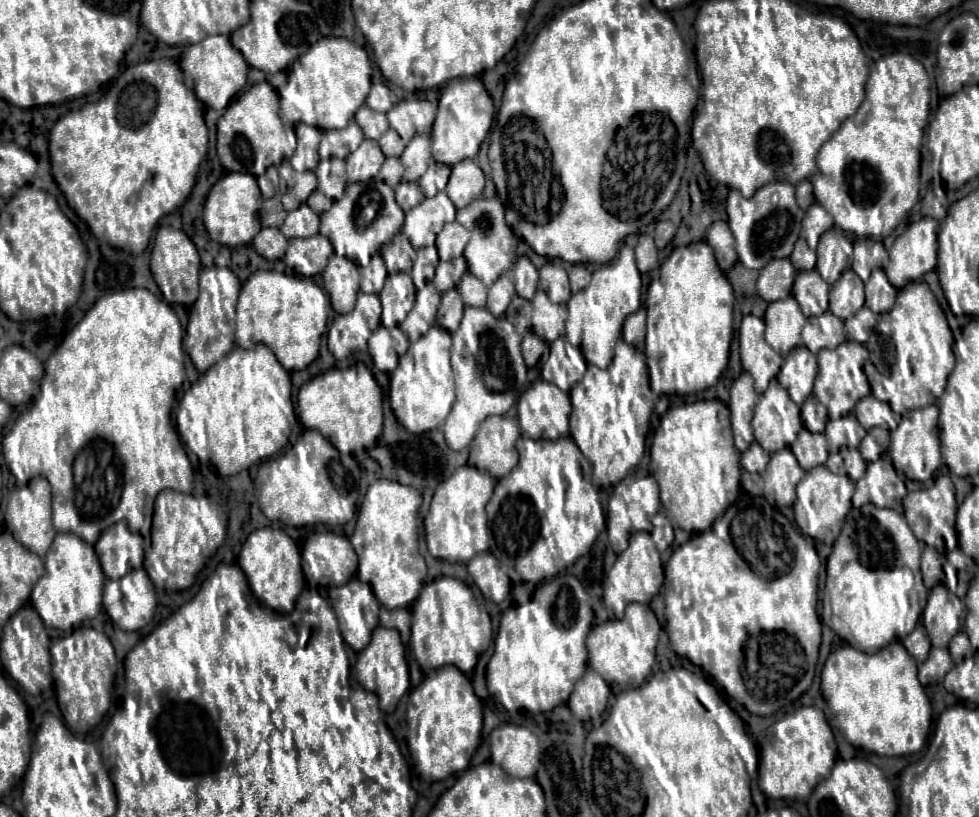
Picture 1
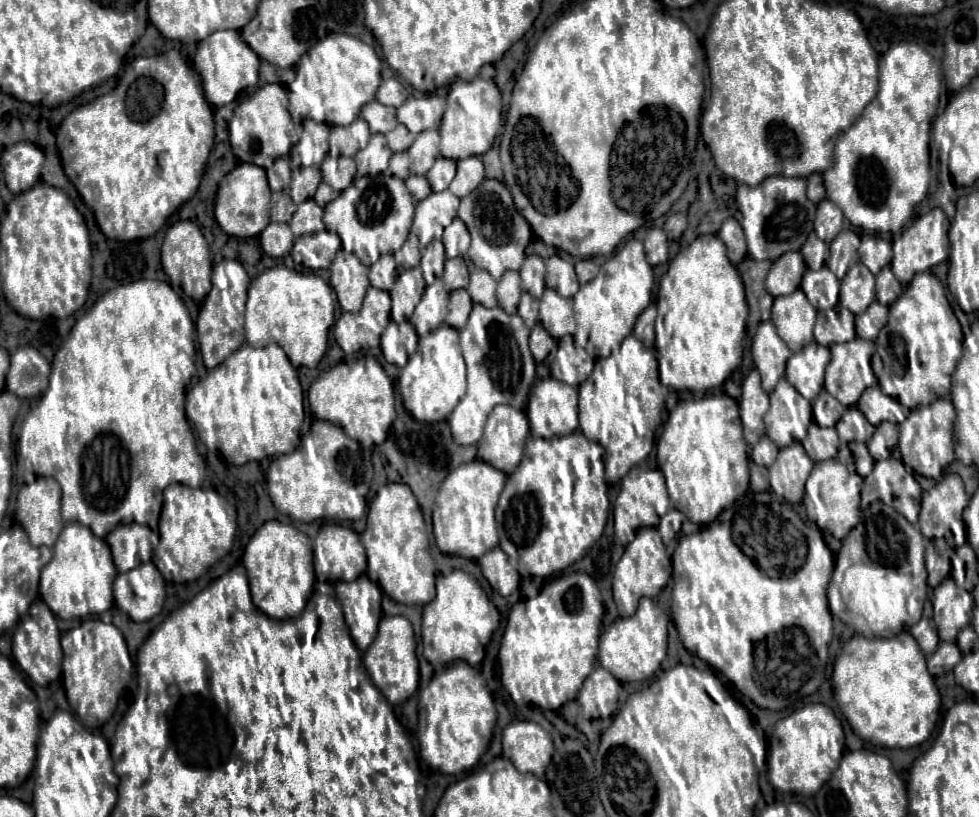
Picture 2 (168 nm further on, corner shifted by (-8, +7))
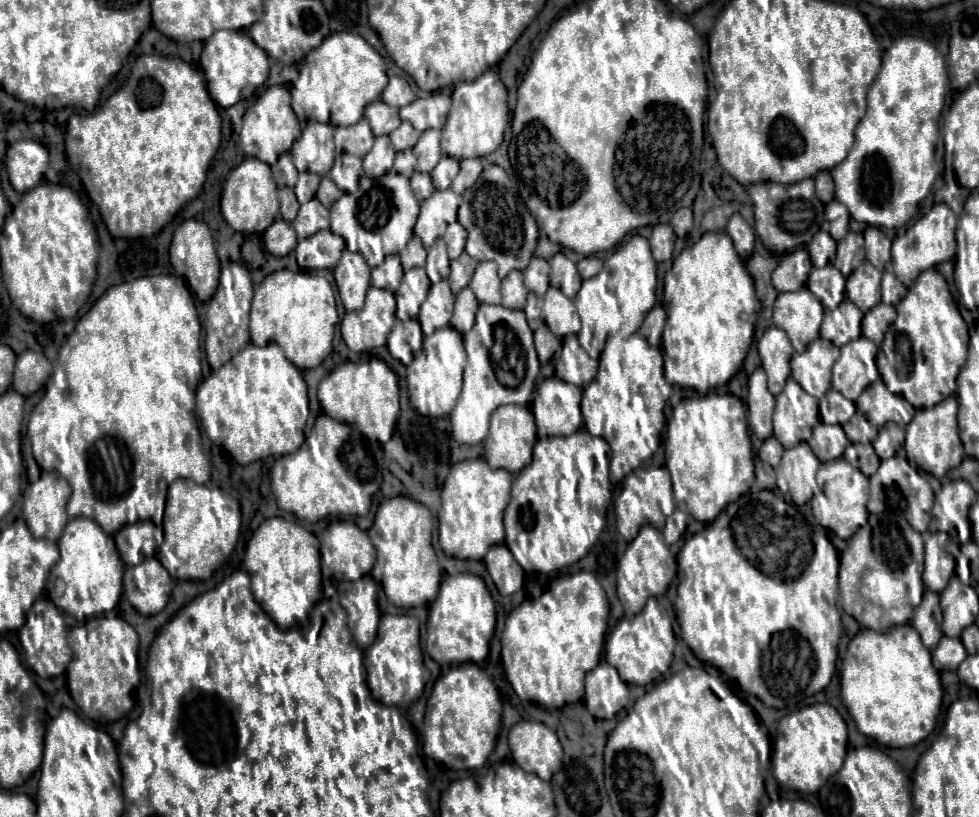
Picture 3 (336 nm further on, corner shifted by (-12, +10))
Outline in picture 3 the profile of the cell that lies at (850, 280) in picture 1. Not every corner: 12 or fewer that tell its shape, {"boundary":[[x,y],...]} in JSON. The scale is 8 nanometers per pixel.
{"boundary":[[865,260],[845,294],[867,312],[881,300],[881,272]]}

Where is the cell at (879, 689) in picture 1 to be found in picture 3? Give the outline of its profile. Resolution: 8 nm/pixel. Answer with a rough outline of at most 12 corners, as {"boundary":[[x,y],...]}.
{"boundary":[[913,626],[861,630],[841,698],[882,747],[925,740],[943,688]]}

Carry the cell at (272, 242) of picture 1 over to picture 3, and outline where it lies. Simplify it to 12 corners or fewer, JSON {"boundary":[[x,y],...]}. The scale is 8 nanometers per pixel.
{"boundary":[[275,220],[263,234],[265,248],[287,256],[297,234],[285,220]]}

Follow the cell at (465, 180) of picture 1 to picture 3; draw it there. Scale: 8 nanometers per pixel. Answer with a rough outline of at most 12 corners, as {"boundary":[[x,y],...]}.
{"boundary":[[479,158],[461,160],[451,190],[463,194],[483,170]]}

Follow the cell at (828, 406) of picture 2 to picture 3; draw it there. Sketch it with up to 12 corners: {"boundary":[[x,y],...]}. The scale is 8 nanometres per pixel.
{"boundary":[[829,390],[819,400],[825,424],[845,424],[855,404]]}

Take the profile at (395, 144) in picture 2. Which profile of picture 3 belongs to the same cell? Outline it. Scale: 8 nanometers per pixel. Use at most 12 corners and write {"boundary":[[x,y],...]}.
{"boundary":[[401,122],[389,134],[397,150],[413,148],[421,132],[411,124]]}

